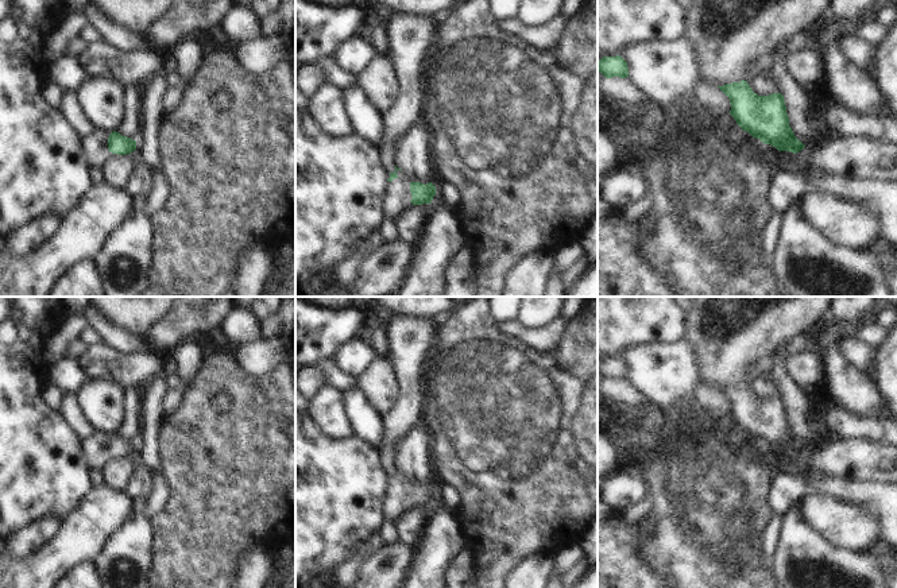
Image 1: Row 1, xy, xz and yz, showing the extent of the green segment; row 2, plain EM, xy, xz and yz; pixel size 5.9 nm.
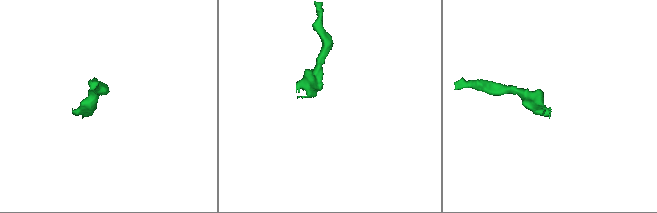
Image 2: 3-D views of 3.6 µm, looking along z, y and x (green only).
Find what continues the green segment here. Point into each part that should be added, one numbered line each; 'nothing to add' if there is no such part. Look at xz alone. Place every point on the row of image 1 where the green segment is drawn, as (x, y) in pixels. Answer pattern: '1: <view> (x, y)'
1: xz (391, 208)

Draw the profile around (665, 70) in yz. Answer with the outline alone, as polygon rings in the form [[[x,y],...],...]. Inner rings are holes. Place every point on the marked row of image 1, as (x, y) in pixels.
[[[687,38],[635,43],[616,55],[627,62],[630,80],[664,111],[688,112],[707,124],[719,119],[697,101],[680,101],[700,81],[696,51]]]

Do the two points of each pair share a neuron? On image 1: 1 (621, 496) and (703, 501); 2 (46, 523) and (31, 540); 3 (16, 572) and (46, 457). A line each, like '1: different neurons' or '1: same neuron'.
1: different neurons
2: same neuron
3: different neurons

